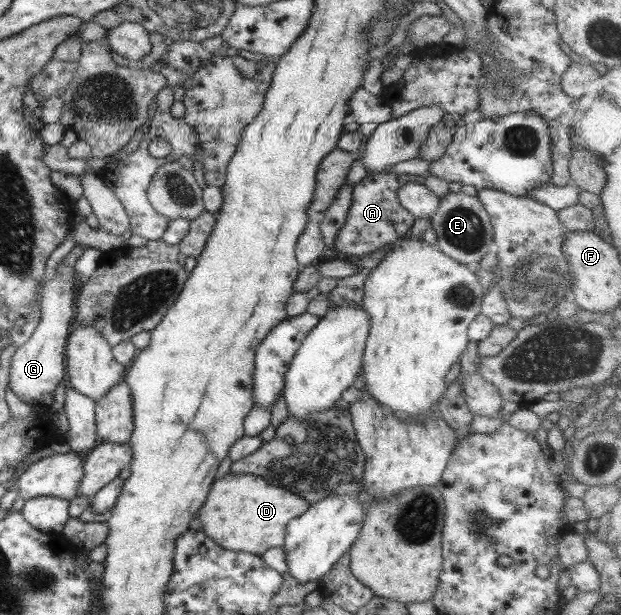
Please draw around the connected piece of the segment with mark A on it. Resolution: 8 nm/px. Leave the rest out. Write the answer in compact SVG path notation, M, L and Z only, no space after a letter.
M393 172L369 173L350 190L352 197L351 209L348 211L345 223L341 226L334 247L337 251L347 255L360 257L373 253L383 246L391 246L406 237L407 232L414 224L416 217L403 209L399 203L397 192L406 183L419 183L424 185L426 175L398 174Z

